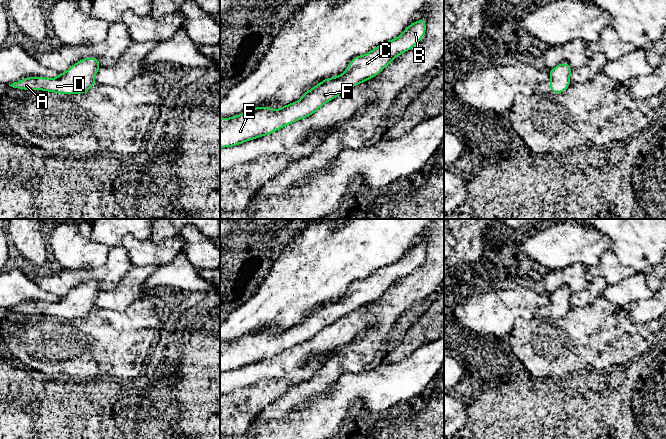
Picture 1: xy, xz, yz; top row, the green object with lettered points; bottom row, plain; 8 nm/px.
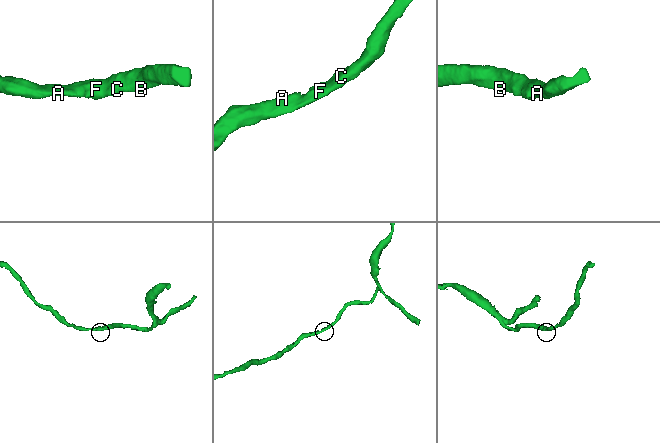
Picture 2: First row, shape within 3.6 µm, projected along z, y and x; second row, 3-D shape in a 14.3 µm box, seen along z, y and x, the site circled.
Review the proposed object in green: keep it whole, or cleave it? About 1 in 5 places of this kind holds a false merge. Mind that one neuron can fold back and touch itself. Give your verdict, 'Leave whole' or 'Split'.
Leave whole

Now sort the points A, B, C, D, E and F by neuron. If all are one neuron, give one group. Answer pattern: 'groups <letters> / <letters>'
groups A B C D E F

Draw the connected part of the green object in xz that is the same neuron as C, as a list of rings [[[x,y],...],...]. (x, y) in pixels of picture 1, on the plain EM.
[[[425,242],[412,246],[397,262],[354,281],[342,298],[324,303],[304,316],[300,324],[278,334],[268,330],[253,331],[234,341],[220,342],[220,373],[271,359],[288,348],[313,339],[343,316],[376,301],[397,280],[415,271],[425,256]]]

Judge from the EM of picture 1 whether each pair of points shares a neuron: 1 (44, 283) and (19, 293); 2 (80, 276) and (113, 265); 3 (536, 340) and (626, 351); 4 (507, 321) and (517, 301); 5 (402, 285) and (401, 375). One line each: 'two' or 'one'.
1: two
2: one
3: one
4: one
5: two

